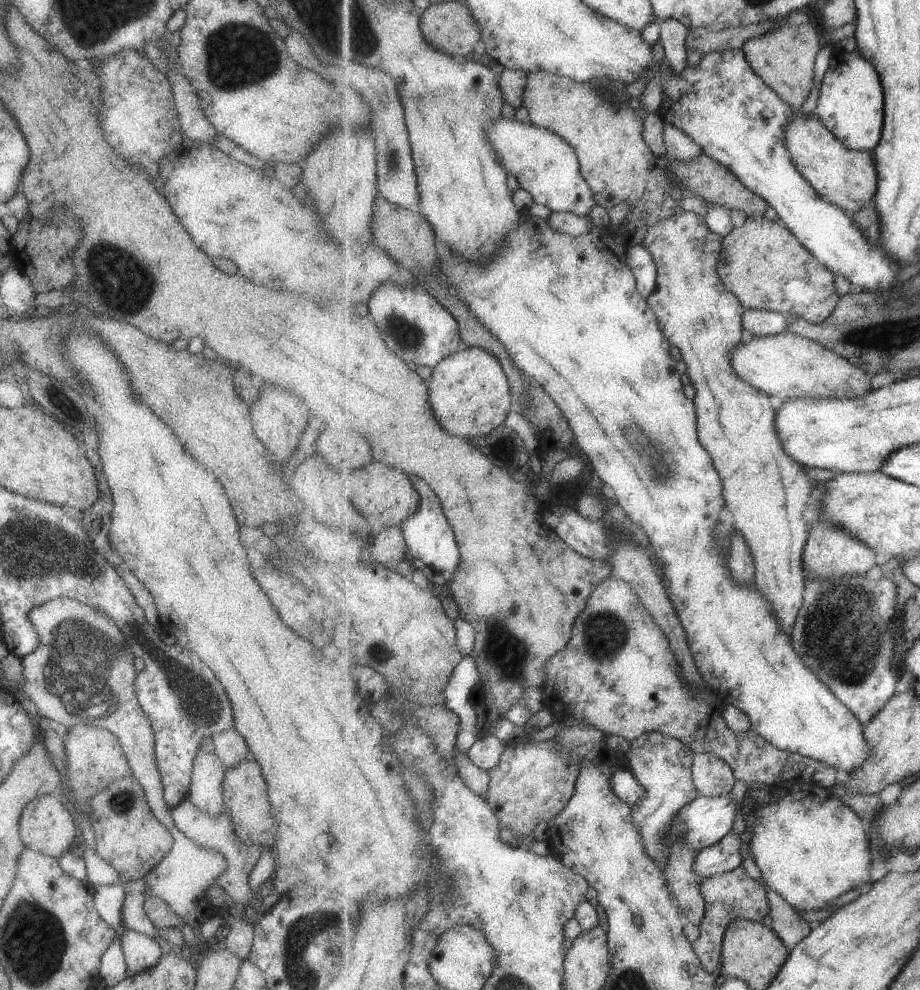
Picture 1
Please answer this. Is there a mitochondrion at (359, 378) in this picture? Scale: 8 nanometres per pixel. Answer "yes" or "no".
no

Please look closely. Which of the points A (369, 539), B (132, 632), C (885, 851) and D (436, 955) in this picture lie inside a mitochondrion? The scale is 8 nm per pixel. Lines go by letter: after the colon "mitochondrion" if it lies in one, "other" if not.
A: other
B: mitochondrion
C: other
D: other

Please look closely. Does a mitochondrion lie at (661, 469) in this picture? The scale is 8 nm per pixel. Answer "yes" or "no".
yes

